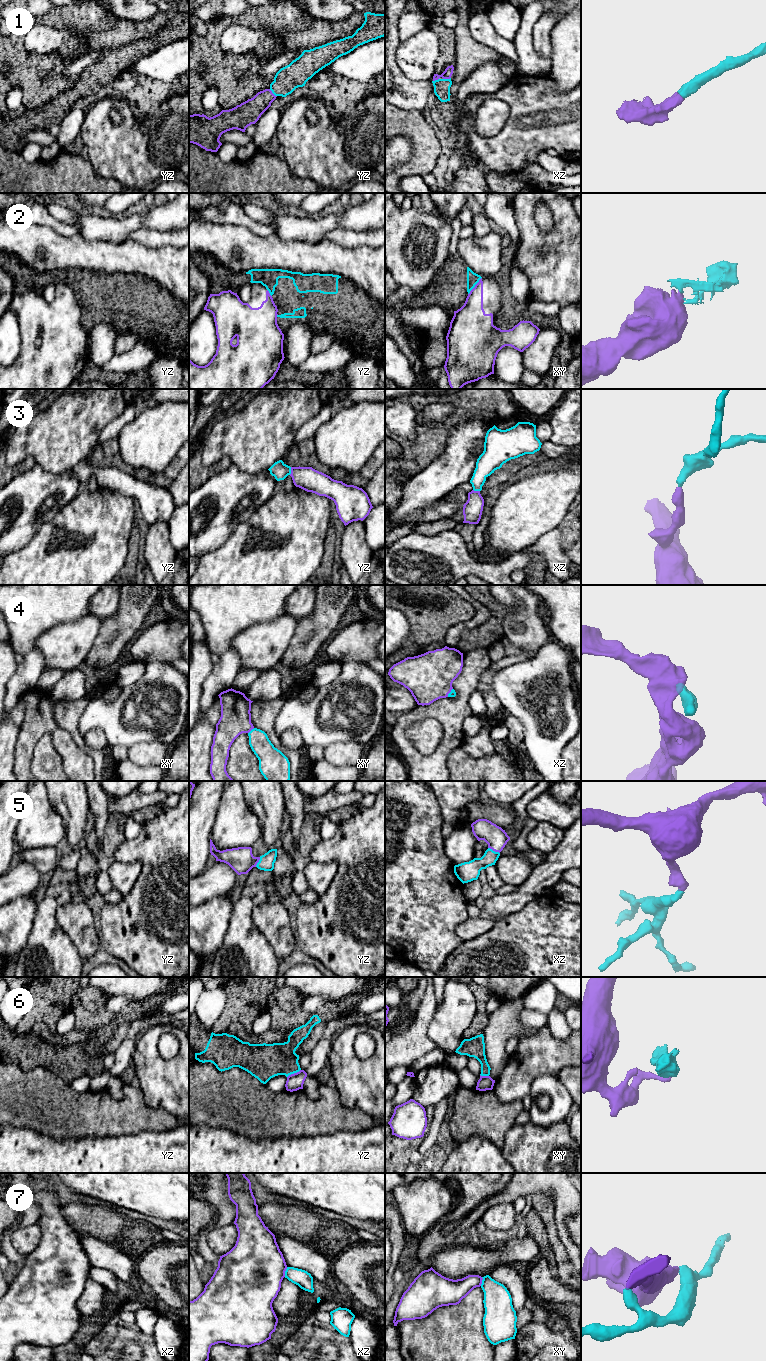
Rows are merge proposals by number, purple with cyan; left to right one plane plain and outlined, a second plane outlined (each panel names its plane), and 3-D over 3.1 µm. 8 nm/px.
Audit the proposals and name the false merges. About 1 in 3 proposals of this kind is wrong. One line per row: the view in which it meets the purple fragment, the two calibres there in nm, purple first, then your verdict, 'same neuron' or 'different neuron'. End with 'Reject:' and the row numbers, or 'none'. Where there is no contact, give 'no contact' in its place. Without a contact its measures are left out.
1: meets purple in yz; 190 nm thick on the purple side, 200 nm on the other; same neuron
2: meets purple in xy; 220 nm thick on the purple side, 100 nm on the other; different neuron
3: meets purple in yz; 190 nm thick on the purple side, 140 nm on the other; same neuron
4: meets purple in xy; 240 nm thick on the purple side, 170 nm on the other; same neuron
5: meets purple in xz; 170 nm thick on the purple side, 150 nm on the other; same neuron
6: meets purple in yz; 130 nm thick on the purple side, 280 nm on the other; different neuron
7: meets purple in xz; 480 nm thick on the purple side, 140 nm on the other; different neuron
Reject: 2, 6, 7

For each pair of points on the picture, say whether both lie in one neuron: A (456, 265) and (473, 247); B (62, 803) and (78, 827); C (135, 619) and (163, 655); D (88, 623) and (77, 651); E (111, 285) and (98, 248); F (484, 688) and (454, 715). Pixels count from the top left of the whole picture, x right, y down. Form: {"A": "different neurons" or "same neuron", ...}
{"A": "different neurons", "B": "same neuron", "C": "different neurons", "D": "same neuron", "E": "different neurons", "F": "different neurons"}

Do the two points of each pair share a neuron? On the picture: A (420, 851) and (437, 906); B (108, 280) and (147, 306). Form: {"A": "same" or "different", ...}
{"A": "same", "B": "same"}

